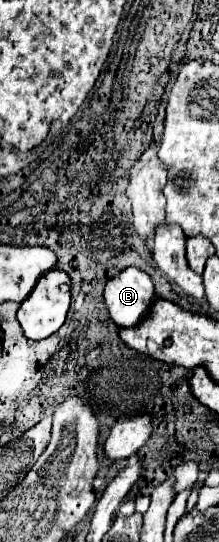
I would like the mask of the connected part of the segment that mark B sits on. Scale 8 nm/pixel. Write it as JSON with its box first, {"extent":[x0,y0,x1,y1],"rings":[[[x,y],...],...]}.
{"extent":[103,266,155,328],"rings":[[[129,266],[111,278],[105,284],[103,296],[111,320],[123,328],[139,324],[155,300],[151,278],[135,266]]]}

